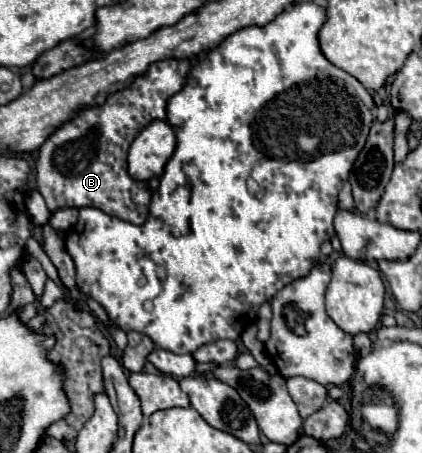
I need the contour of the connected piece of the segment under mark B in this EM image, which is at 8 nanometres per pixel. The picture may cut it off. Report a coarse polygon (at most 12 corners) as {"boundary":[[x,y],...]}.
{"boundary":[[188,59],[152,63],[38,149],[48,209],[142,225],[150,191],[126,155],[182,89]]}

